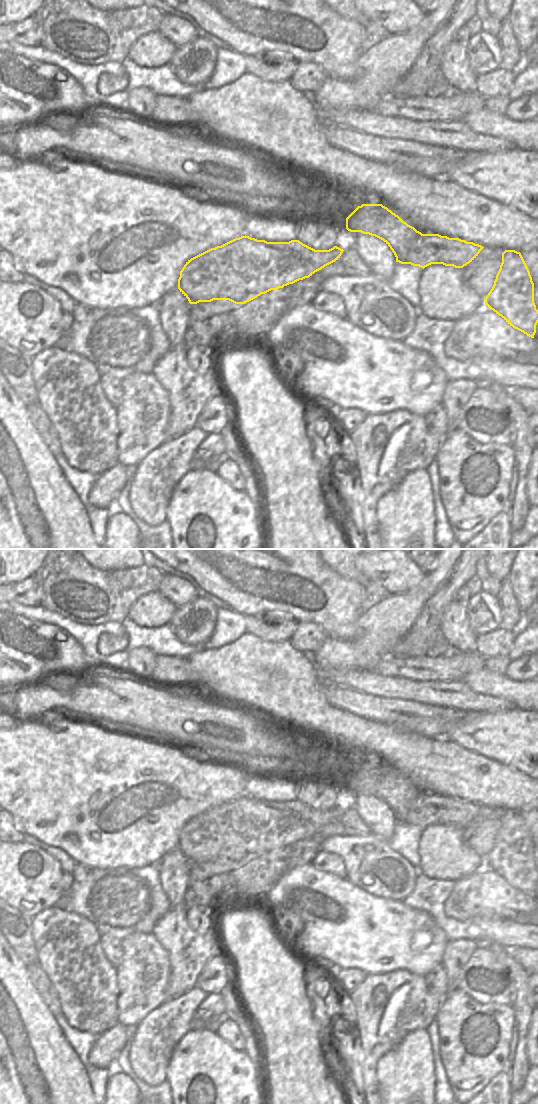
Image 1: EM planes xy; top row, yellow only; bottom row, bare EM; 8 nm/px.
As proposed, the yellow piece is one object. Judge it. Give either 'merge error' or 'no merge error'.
merge error

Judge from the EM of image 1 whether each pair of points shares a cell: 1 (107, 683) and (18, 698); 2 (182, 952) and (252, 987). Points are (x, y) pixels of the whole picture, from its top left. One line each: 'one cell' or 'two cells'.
1: one cell
2: two cells

